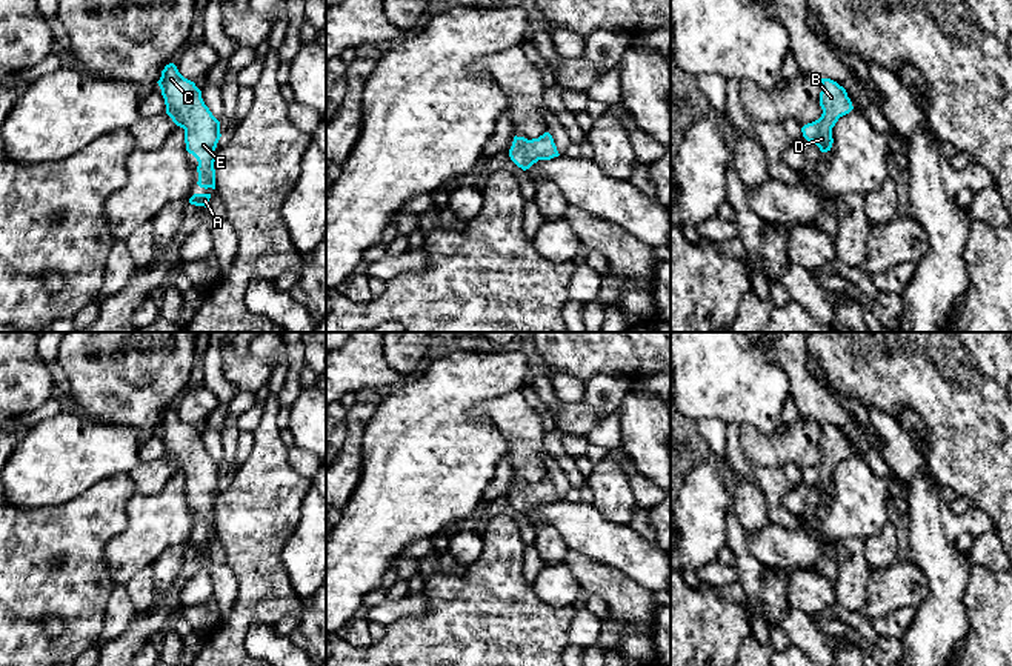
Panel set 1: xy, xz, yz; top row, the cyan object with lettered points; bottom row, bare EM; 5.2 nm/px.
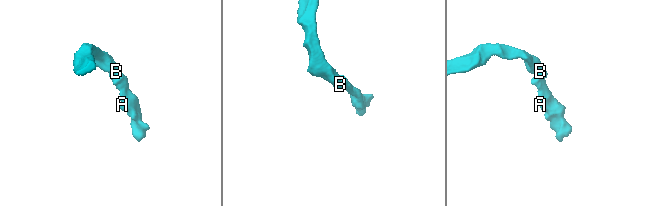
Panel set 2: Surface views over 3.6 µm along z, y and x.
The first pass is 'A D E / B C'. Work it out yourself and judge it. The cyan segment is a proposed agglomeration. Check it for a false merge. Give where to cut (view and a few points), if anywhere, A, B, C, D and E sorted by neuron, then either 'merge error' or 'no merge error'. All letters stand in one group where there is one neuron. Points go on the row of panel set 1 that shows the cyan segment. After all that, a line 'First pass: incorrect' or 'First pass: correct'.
no cut; A B C D E; no merge error
First pass: incorrect

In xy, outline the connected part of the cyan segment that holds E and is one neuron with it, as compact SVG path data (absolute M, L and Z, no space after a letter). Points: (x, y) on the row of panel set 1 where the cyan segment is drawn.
M174 63L161 71L157 82L166 105L166 114L185 129L186 151L197 162L200 188L215 189L214 151L221 137L220 122L212 115L194 82L185 78Z

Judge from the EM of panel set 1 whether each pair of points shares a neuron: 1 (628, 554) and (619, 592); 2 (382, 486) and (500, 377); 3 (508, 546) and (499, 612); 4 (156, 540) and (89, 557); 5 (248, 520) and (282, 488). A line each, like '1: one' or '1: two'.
1: two
2: one
3: one
4: two
5: one

